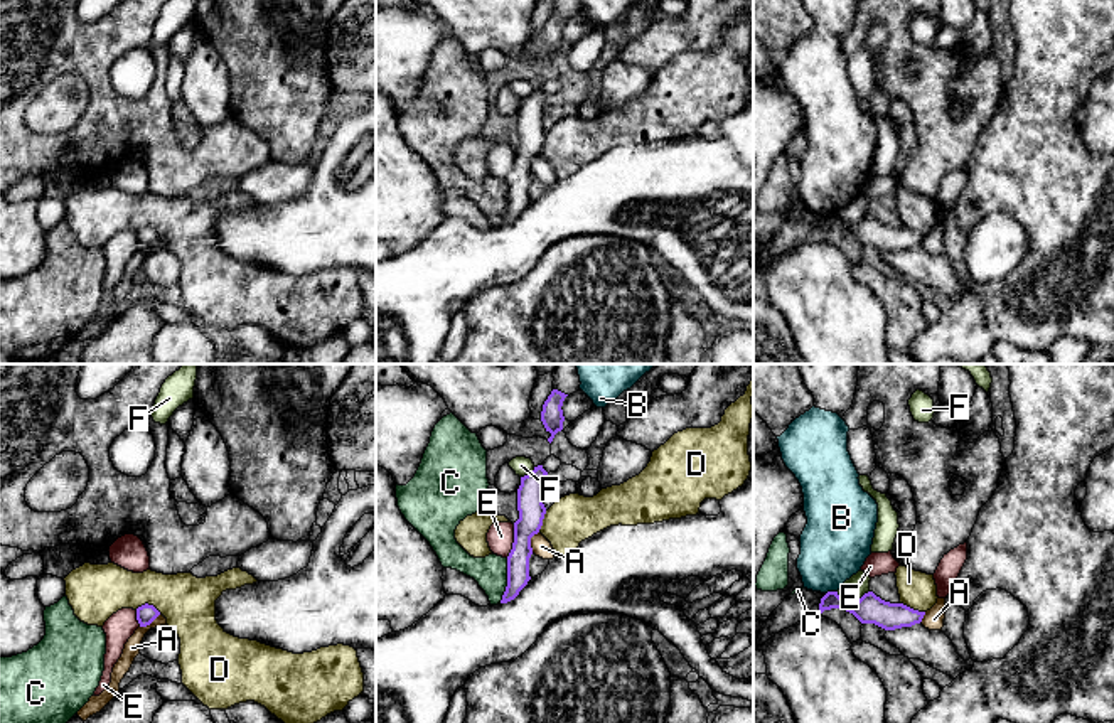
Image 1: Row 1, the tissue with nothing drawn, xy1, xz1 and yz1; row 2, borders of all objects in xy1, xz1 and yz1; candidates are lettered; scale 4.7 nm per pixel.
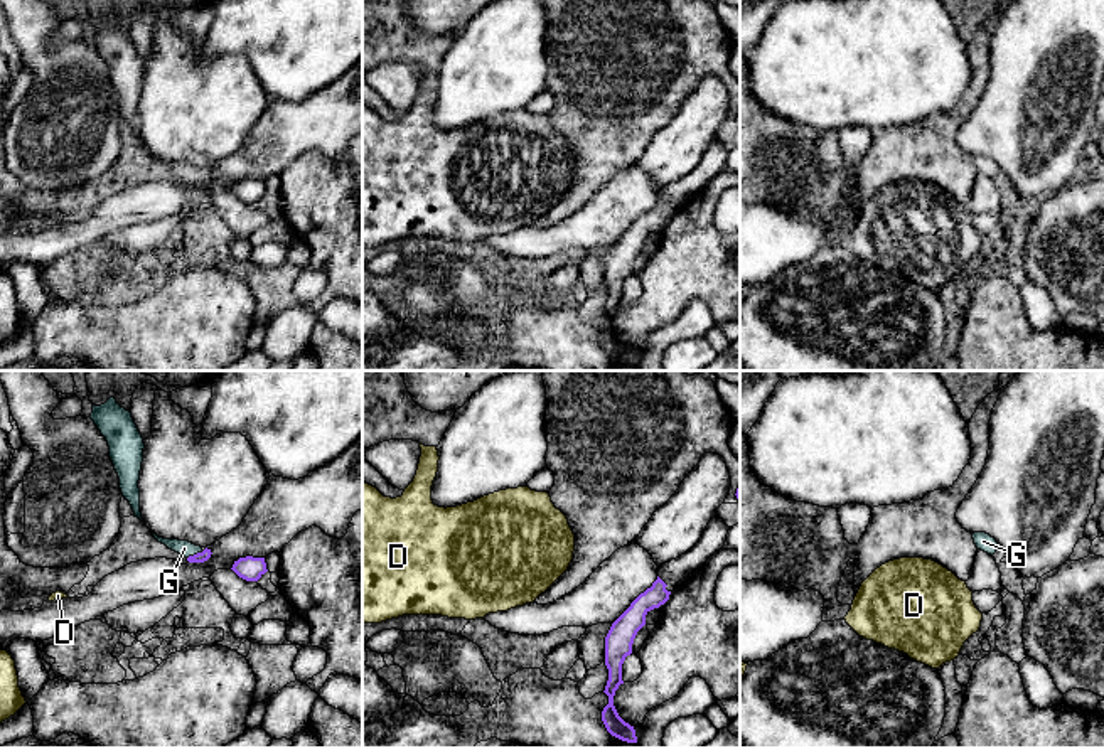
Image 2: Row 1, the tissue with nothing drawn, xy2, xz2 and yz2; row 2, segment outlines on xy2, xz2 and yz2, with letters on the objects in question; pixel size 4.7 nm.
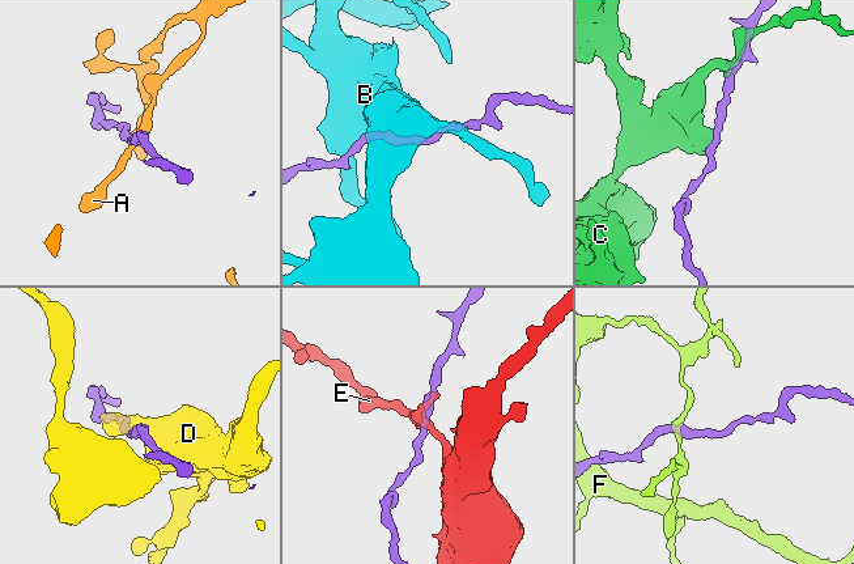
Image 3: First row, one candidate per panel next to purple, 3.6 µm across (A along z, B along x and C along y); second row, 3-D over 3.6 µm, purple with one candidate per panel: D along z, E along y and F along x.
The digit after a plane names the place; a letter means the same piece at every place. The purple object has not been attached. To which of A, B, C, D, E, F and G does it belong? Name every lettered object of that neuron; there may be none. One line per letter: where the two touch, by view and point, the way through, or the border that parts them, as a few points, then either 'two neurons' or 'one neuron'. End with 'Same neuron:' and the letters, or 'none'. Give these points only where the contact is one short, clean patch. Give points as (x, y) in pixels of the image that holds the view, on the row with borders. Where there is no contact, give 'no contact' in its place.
A: meets purple in xz1 at (530, 541); border along xz1 (538, 531), (531, 538), (531, 551); two neurons
B: meets purple in yz1 at (831, 592); border along yz1 (836, 590), (826, 594); two neurons
C: meets purple in xz1 at (508, 580); two neurons
D: meets purple in xy1 at (147, 604); border along xy1 (135, 609), (152, 604), (160, 612); two neurons
E: meets purple in xz1 at (514, 541); border along xz1 (514, 524), (513, 548), (506, 556); two neurons
F: meets purple in yz1 at (851, 604); border along yz1 (868, 590), (855, 602), (845, 602), (836, 594); two neurons
G: meets purple in xy2 at (194, 555); runs through xy2 (203, 556), (194, 555), (184, 548); one neuron
Same neuron: G

